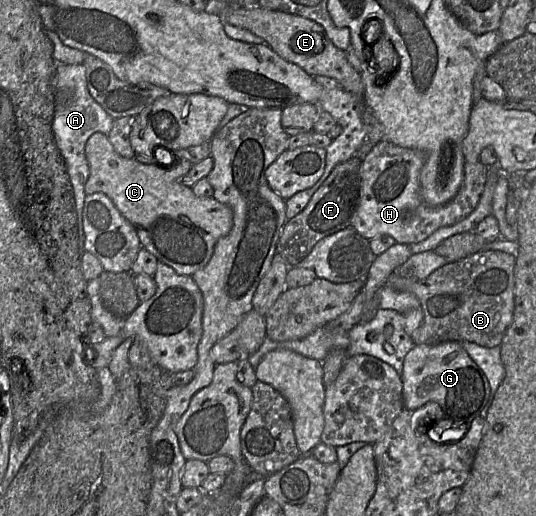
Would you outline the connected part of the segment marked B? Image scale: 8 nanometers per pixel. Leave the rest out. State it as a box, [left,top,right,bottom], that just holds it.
[386,251,515,348]

